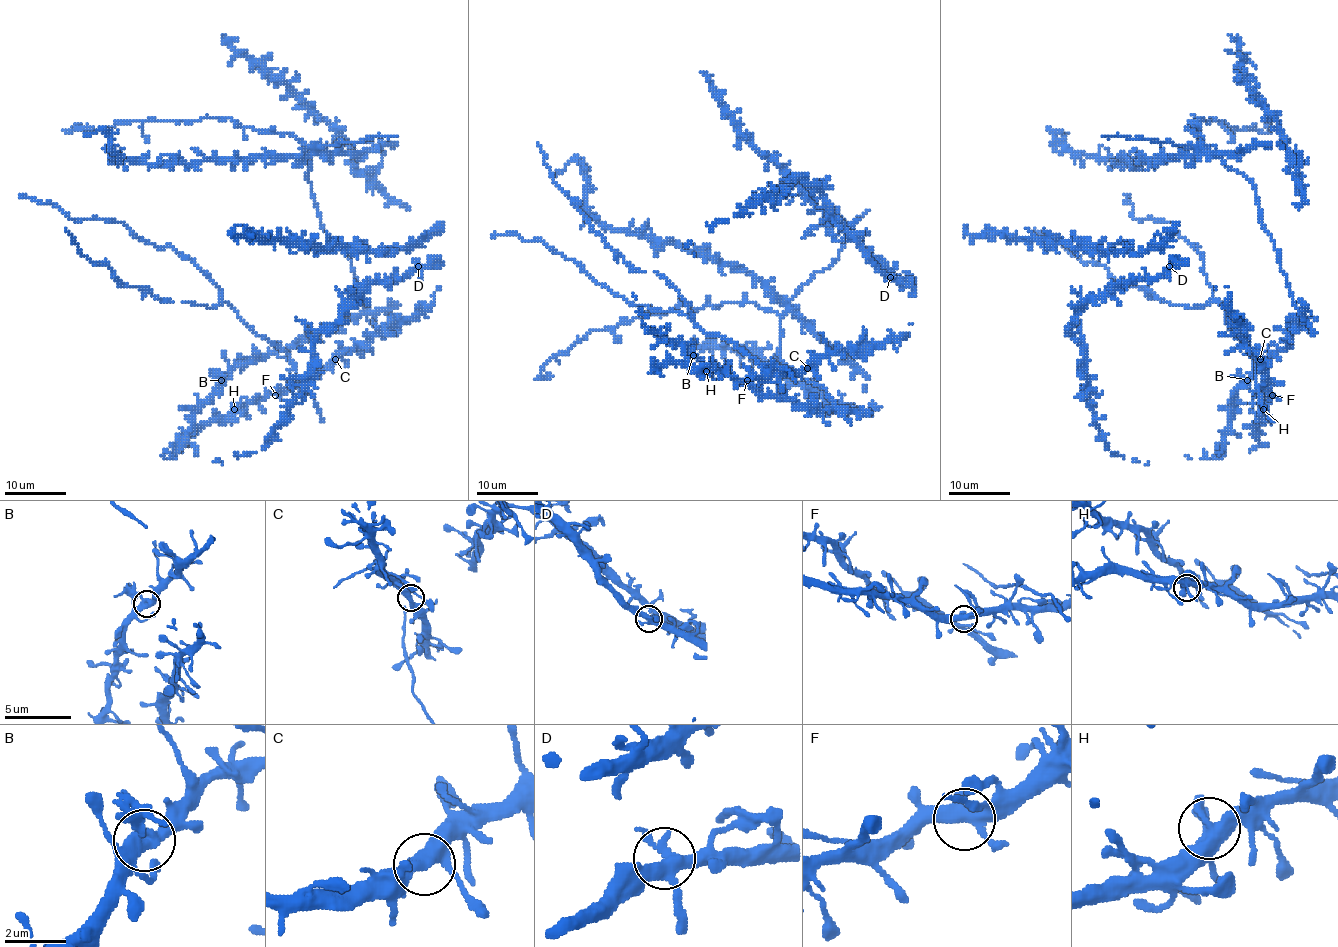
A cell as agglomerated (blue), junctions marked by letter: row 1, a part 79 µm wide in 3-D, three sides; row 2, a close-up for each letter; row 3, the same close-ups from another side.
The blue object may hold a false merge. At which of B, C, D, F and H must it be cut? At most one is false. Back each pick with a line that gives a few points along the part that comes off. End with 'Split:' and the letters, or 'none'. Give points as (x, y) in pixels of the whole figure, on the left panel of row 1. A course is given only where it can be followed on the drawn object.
Split: none

